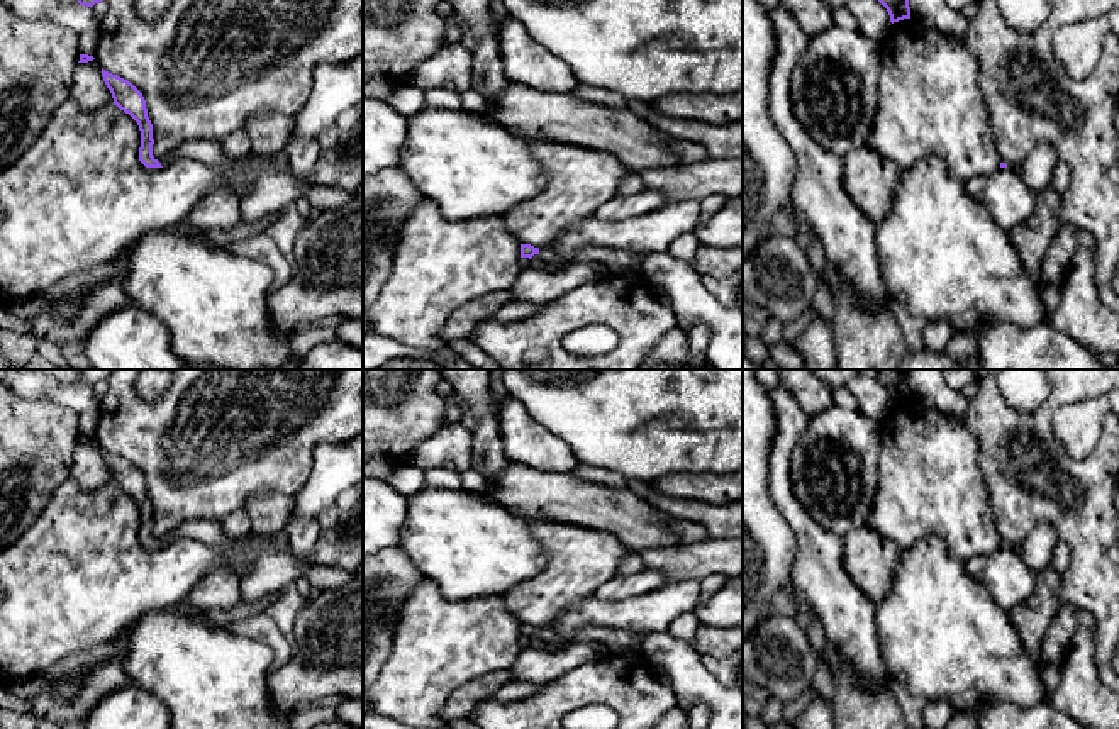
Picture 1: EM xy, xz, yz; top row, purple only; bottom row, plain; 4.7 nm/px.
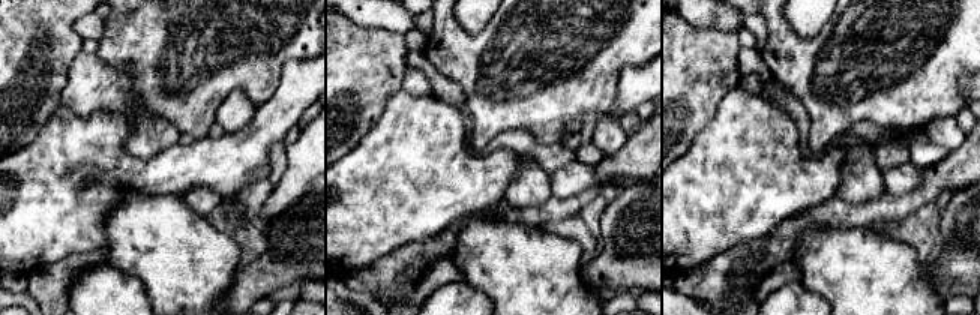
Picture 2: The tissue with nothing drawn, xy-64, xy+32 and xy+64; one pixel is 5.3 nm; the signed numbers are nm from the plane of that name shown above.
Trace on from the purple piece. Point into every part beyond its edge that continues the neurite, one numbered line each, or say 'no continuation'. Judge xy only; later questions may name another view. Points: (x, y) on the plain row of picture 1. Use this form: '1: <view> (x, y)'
1: xy (205, 531)

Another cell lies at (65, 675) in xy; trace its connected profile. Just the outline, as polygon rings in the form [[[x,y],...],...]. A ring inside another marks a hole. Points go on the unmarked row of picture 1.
[[[125,631],[112,643],[97,646],[81,653],[75,653],[66,659],[47,668],[29,680],[14,683],[10,692],[22,698],[32,698],[44,688],[58,688],[63,698],[73,698],[78,692],[78,685],[83,675],[88,675],[92,668],[110,659],[124,658],[127,651]]]

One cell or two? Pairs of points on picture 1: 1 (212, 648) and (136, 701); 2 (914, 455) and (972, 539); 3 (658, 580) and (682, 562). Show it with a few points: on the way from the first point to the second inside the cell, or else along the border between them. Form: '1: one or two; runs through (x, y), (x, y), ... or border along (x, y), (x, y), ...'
1: one; runs through (194, 667), (160, 701), (155, 701)
2: one; runs through (929, 475), (929, 480), (957, 507), (963, 519)
3: two; border along (646, 567), (660, 572), (668, 580)

